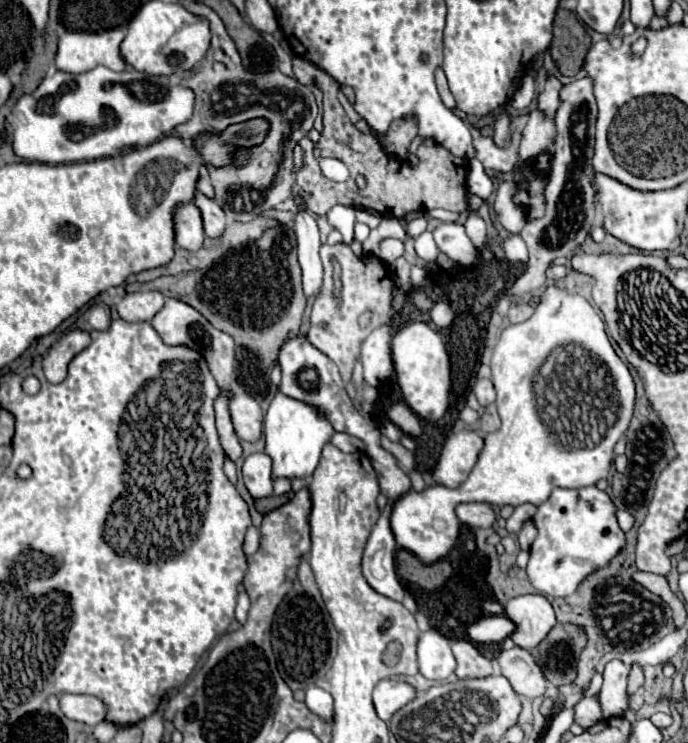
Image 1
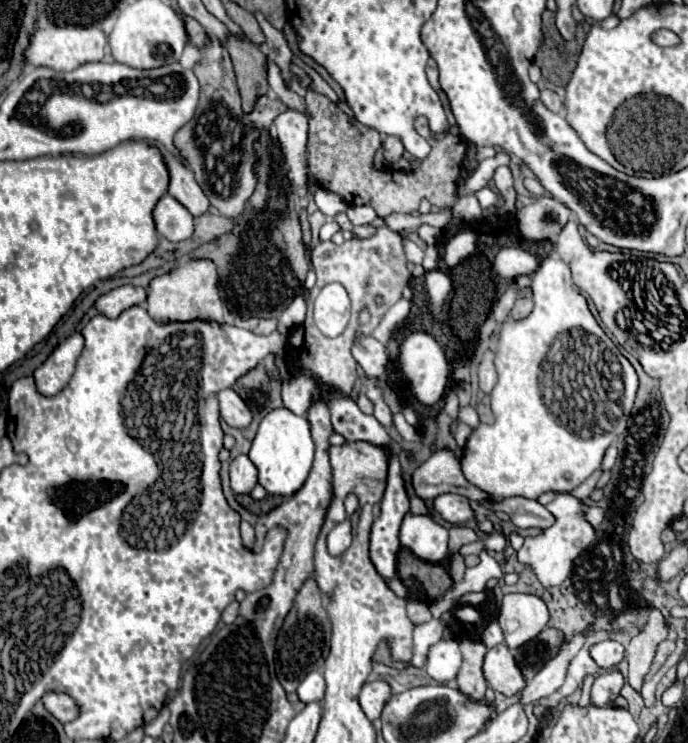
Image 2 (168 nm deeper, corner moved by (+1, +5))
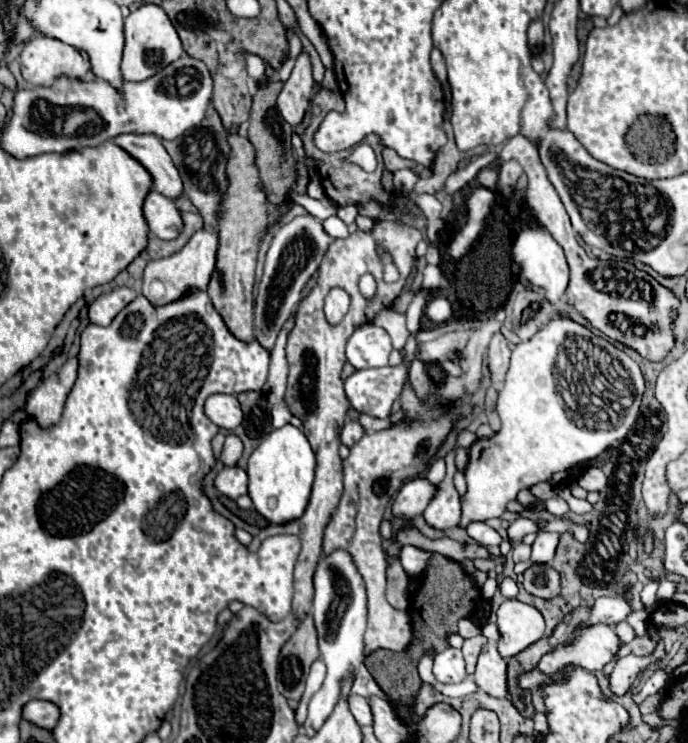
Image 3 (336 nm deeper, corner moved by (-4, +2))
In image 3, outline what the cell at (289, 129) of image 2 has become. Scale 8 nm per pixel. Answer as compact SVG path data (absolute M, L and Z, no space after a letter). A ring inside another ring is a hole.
M302 51L298 55L298 59L296 59L292 75L284 83L284 87L282 87L280 95L278 95L278 101L276 101L276 107L278 107L280 115L284 117L284 121L292 129L296 129L304 121L306 111L310 109L312 89L314 89L314 81L312 81L310 59Z

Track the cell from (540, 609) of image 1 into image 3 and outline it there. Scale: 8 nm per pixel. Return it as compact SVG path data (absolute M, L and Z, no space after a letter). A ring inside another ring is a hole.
M508 599L498 609L498 629L498 651L504 659L510 659L544 637L546 621L536 607Z

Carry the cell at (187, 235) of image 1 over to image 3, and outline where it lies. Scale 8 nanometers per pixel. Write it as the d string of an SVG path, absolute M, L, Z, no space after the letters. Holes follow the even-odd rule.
M150 191L144 203L144 217L148 229L160 239L176 239L184 227L182 213L172 199L166 199L158 191Z

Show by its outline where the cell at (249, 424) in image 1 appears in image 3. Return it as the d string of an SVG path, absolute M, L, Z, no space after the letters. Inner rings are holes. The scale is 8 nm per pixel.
M210 395L206 399L204 411L208 419L224 429L236 429L244 419L242 407L234 395Z

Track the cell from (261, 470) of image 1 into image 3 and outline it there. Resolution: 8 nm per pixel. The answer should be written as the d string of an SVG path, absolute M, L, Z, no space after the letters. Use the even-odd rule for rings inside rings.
M224 467L216 477L216 489L230 499L238 499L248 493L248 475L242 467Z

